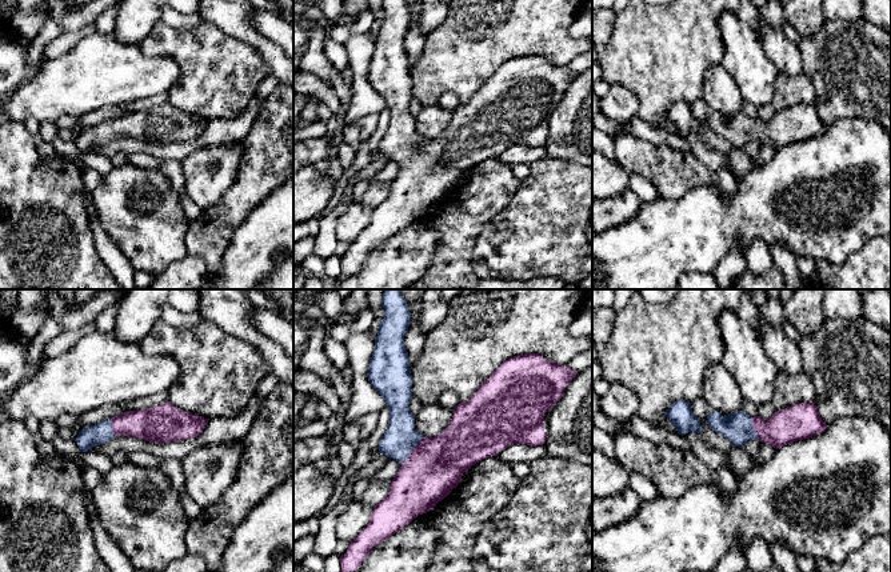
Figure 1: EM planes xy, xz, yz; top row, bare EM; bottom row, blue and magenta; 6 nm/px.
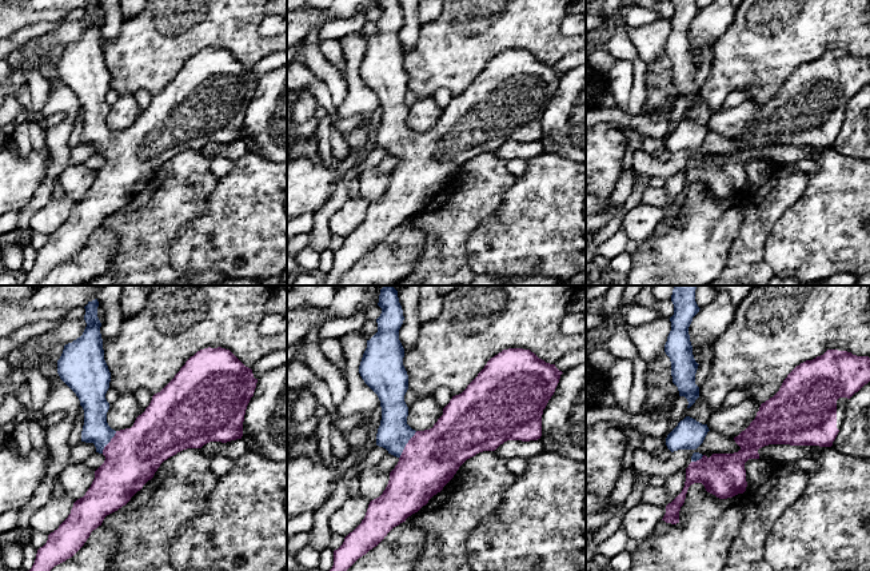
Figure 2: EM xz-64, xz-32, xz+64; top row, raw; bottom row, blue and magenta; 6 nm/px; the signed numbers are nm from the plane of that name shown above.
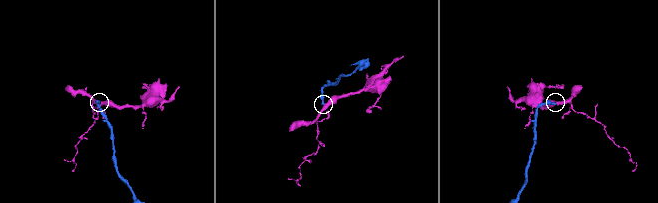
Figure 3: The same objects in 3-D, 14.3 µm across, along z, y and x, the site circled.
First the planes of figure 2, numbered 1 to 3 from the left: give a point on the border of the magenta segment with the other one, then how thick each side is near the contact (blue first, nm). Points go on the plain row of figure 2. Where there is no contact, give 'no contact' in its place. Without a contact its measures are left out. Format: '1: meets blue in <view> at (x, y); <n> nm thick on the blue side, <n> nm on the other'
1: meets blue in xz-64 at (110, 142); 160 nm thick on the blue side, 340 nm on the other
2: meets blue in xz-32 at (406, 144); 200 nm thick on the blue side, 340 nm on the other
3: meets blue in xz+64 at (697, 160); 50 nm thick on the blue side, 260 nm on the other

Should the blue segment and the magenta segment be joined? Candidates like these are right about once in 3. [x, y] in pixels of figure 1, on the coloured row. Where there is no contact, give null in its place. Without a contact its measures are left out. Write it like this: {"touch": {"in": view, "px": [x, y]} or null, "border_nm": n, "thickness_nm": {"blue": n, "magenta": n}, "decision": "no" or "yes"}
{"touch": {"in": "xz", "px": [411, 451]}, "border_nm": 220, "thickness_nm": {"blue": 200, "magenta": 340}, "decision": "yes"}

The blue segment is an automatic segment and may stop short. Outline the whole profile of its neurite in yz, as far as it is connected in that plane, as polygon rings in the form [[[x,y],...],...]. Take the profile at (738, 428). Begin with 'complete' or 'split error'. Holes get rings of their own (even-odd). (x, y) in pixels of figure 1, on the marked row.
split error | [[[798,403],[775,411],[768,420],[750,417],[743,411],[724,416],[714,411],[706,421],[734,447],[740,448],[748,440],[756,439],[779,449],[792,441],[820,435],[828,427],[818,413],[815,403]]]

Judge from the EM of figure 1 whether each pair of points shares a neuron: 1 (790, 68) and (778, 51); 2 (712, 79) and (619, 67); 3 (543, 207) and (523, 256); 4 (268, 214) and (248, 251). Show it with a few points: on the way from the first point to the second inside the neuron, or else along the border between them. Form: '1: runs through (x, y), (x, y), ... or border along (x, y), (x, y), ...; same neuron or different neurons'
1: runs through (790, 64), (782, 55); same neuron
2: border along (719, 63), (707, 70), (702, 98); different neurons
3: runs through (543, 219), (543, 227), (526, 244); same neuron
4: runs through (268, 223), (268, 230), (256, 242); same neuron

